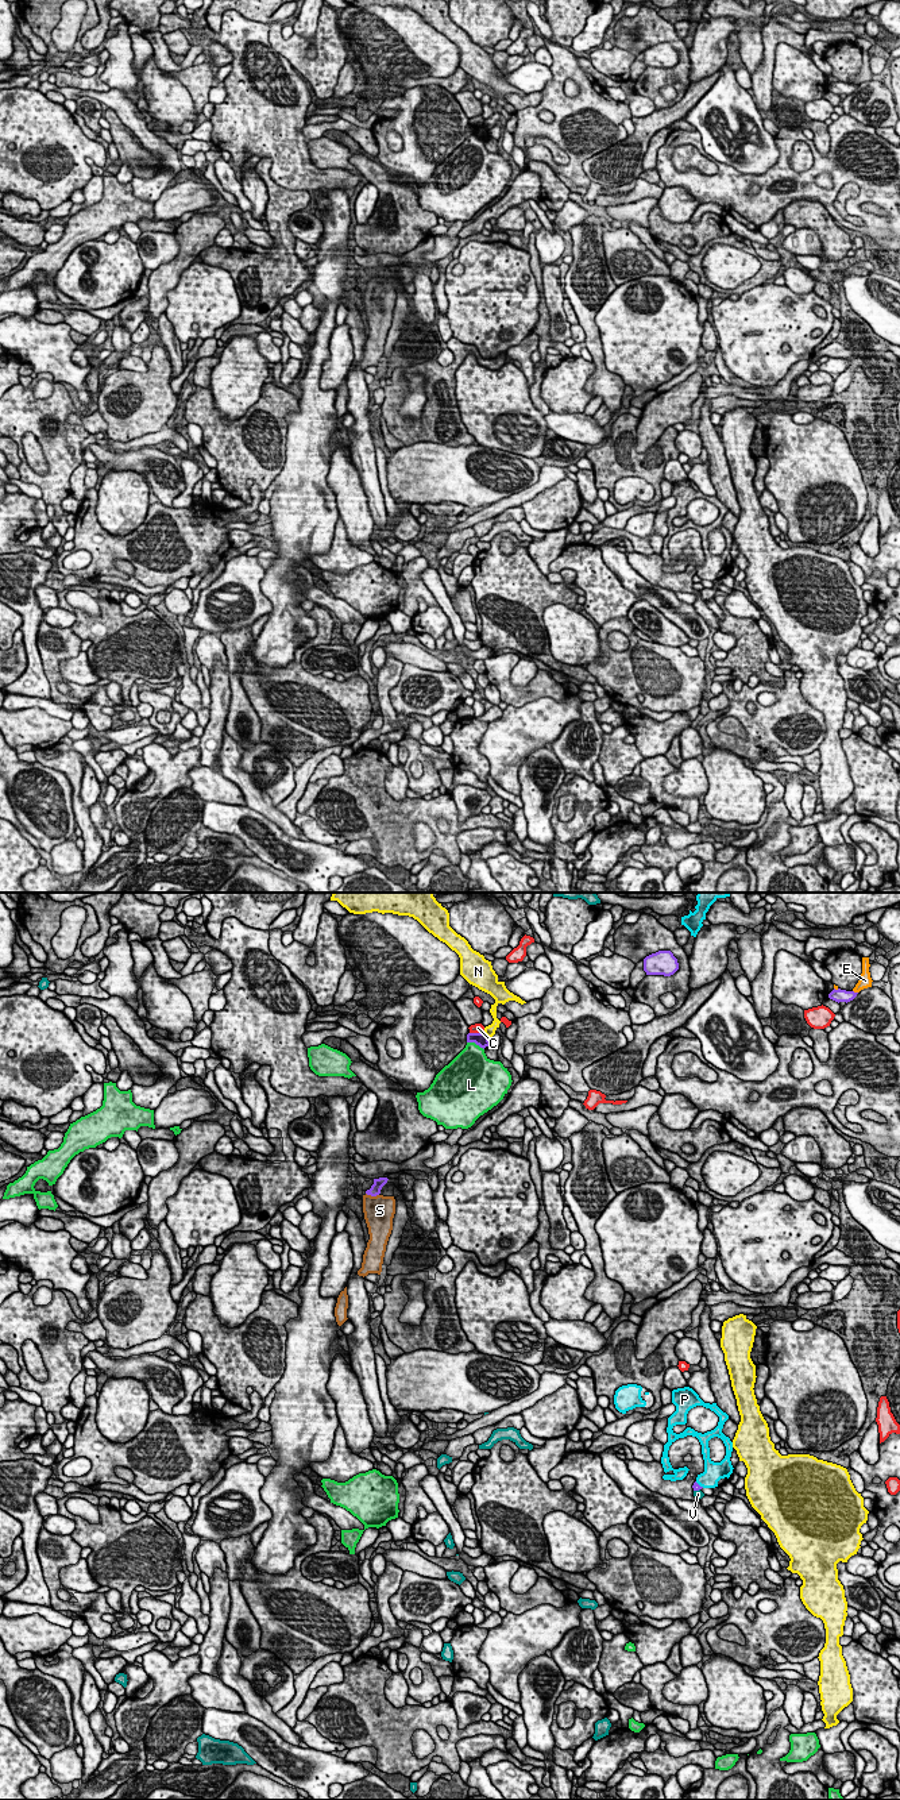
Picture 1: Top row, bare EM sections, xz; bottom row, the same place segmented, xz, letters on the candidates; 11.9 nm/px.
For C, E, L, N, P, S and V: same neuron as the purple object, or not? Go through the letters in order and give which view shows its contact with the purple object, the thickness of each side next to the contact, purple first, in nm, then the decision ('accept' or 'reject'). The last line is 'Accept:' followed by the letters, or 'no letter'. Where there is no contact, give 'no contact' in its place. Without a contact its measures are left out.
C: meets purple in xz; 160 nm thick on the purple side, 130 nm on the other; reject
E: meets purple in xz; 160 nm thick on the purple side, 160 nm on the other; reject
L: meets purple in xz; 160 nm thick on the purple side, 380 nm on the other; reject
N: meets purple in xz; 160 nm thick on the purple side, 130 nm on the other; reject
P: meets purple in xz; 90 nm thick on the purple side, 220 nm on the other; reject
S: meets purple in xz; 130 nm thick on the purple side, 360 nm on the other; accept
V: meets purple in xz; 90 nm thick on the purple side, 100 nm on the other; reject
Accept: S

